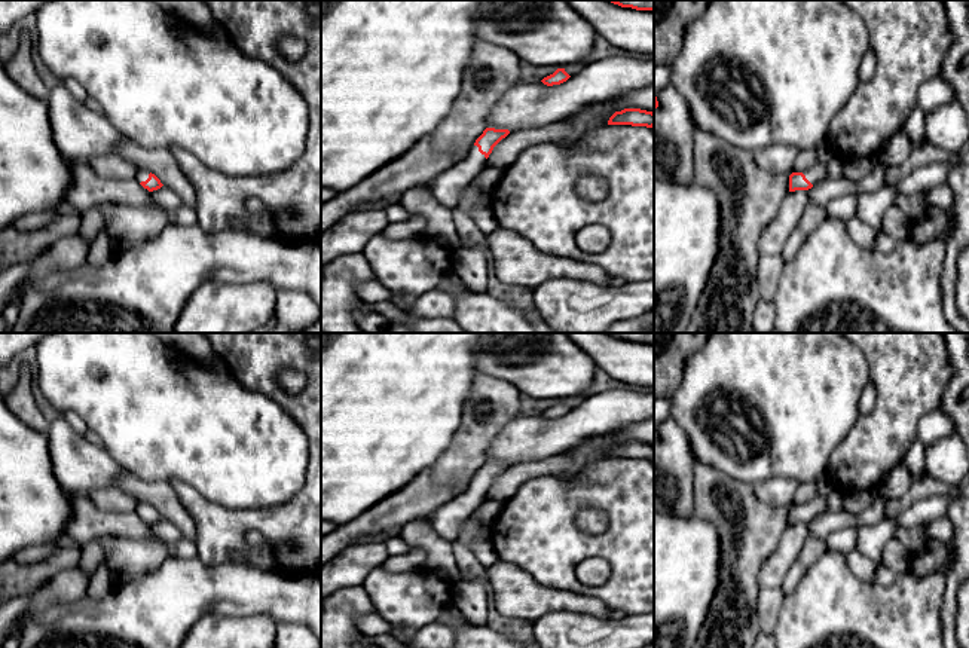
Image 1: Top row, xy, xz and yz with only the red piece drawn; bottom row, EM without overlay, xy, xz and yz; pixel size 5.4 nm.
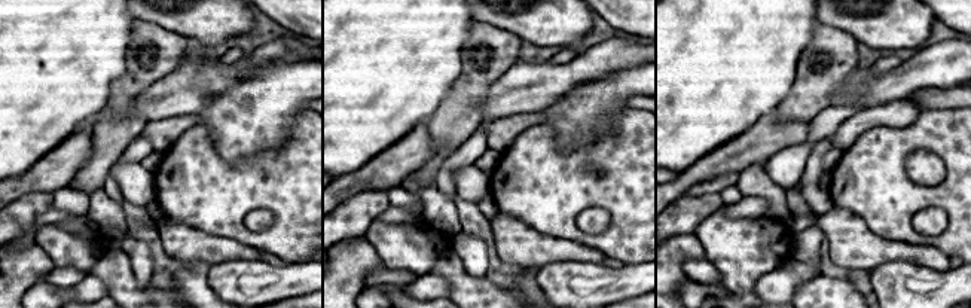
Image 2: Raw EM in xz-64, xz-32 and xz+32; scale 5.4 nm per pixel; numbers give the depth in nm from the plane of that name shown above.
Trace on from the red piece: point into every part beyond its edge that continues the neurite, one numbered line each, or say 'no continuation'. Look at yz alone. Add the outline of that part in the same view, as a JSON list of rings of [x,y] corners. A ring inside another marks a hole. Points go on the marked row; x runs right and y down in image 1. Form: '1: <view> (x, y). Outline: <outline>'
1: yz (819, 173). Outline: [[[825,141],[817,146],[817,156],[817,163],[803,172],[813,186],[828,178],[828,162],[831,161],[832,155]]]

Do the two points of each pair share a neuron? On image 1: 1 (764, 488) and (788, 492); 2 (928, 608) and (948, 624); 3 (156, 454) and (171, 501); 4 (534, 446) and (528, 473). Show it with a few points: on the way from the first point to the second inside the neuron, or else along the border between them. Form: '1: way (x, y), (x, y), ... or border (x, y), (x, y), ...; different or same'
1: way (770, 492), (782, 492); same
2: border (945, 584), (941, 607), (942, 632); different
3: border (131, 471), (146, 480), (168, 482); different
4: border (561, 452), (547, 458), (510, 465); different

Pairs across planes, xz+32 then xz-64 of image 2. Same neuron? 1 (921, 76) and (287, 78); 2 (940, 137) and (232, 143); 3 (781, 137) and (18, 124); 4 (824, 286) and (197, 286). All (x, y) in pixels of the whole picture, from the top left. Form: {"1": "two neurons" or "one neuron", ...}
{"1": "two neurons", "2": "two neurons", "3": "two neurons", "4": "two neurons"}

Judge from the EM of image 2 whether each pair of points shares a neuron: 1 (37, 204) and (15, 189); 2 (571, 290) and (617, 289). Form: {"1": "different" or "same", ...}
{"1": "different", "2": "same"}

